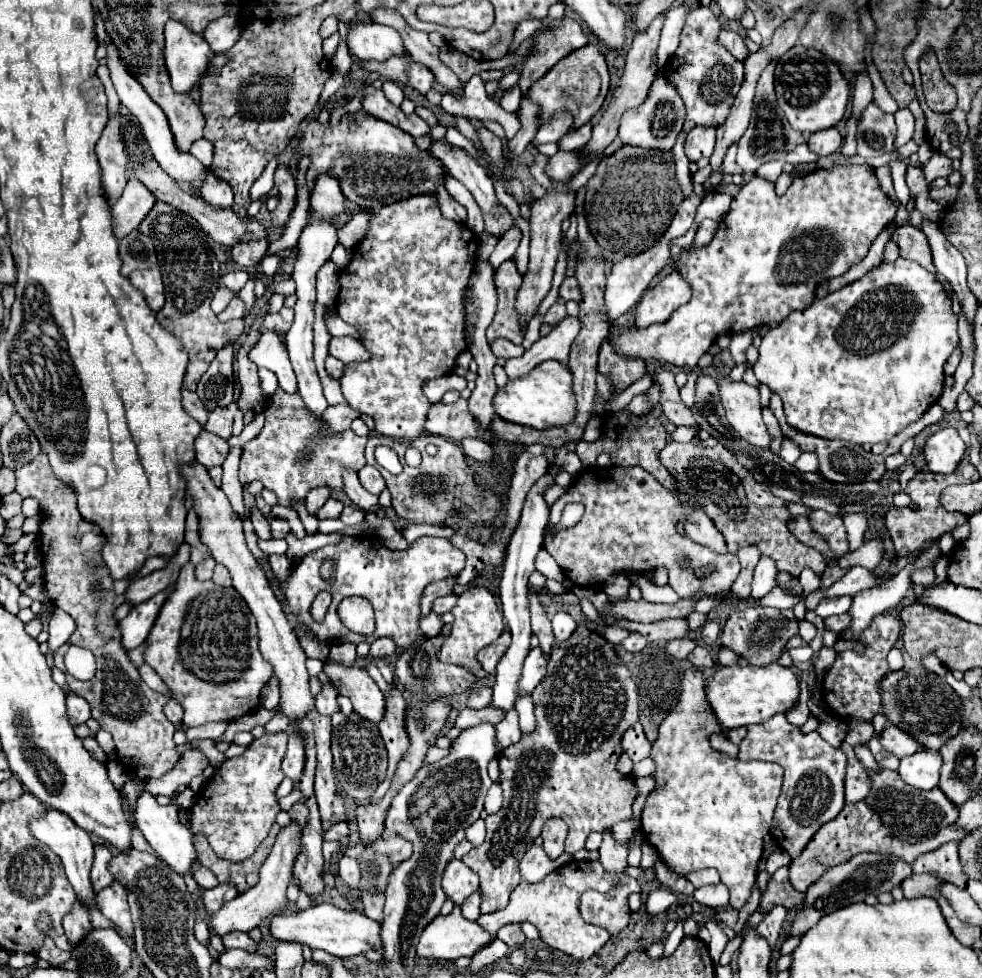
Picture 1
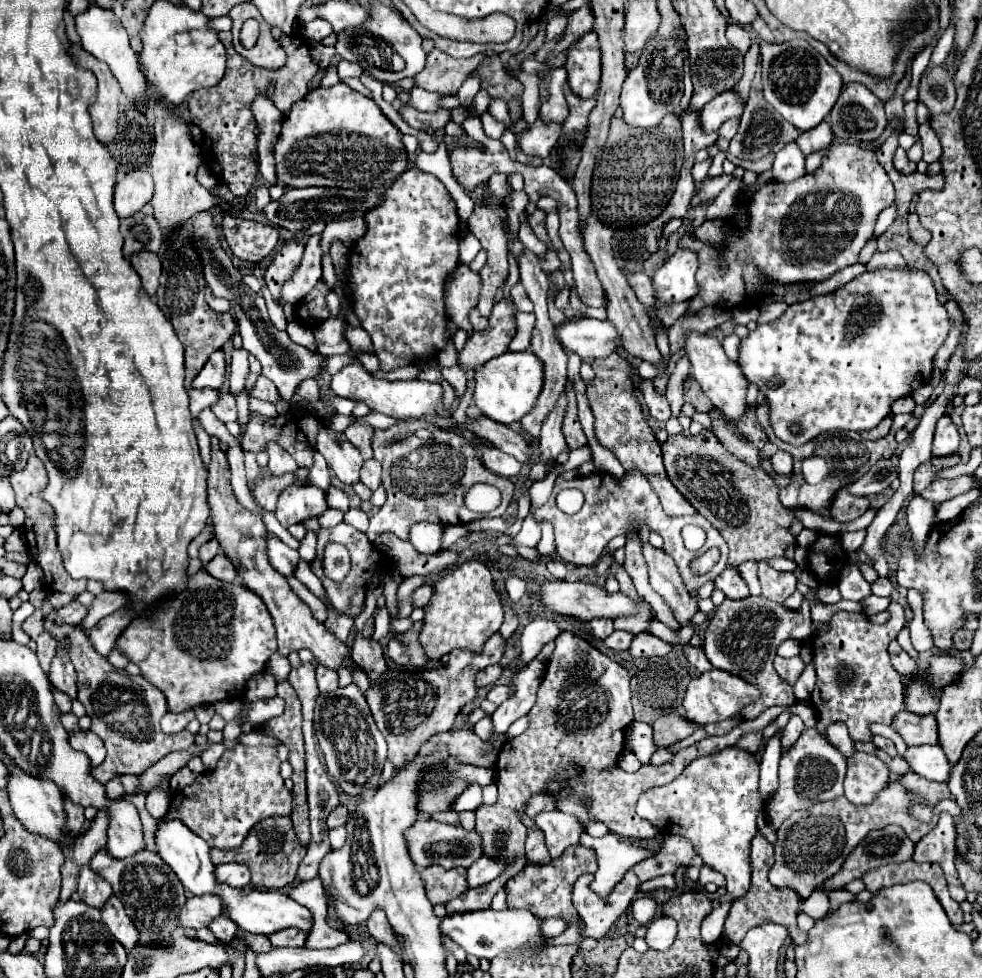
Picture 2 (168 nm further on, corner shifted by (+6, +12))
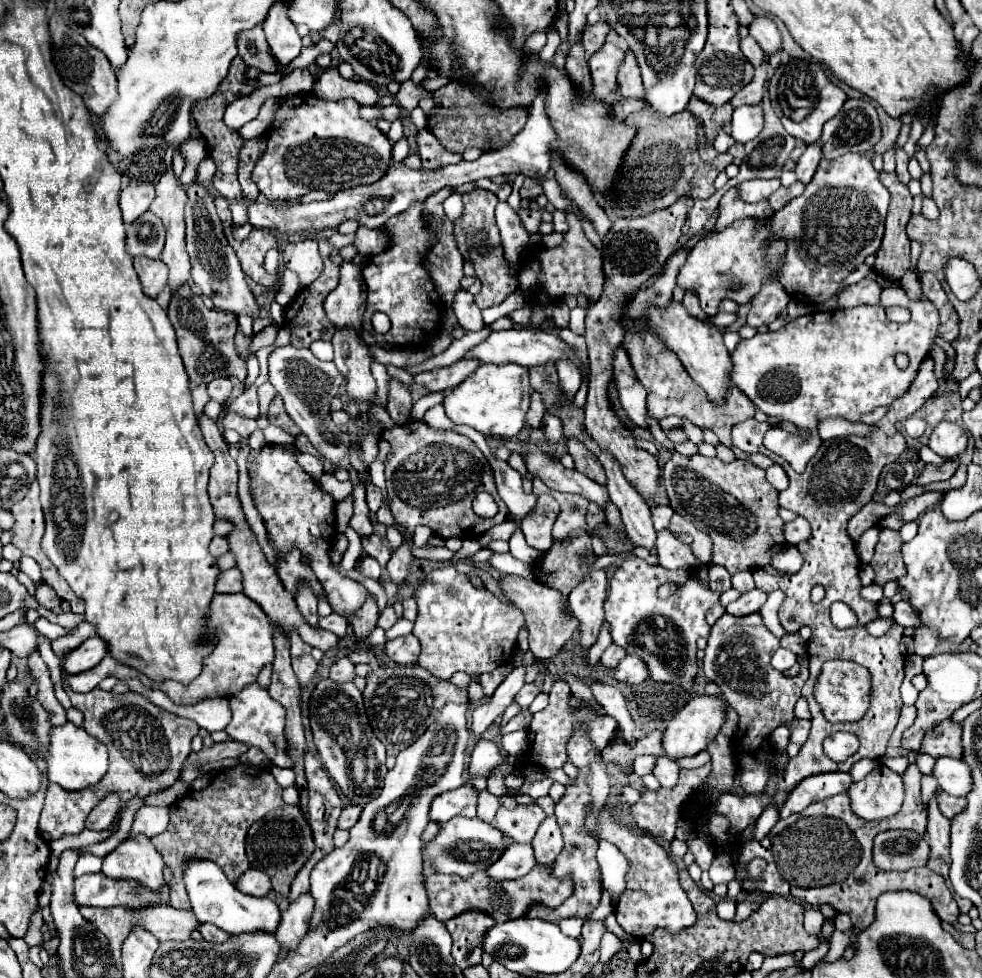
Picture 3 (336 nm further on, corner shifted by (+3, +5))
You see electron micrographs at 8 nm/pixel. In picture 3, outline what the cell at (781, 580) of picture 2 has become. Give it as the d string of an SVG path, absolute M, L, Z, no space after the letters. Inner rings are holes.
M927 357L923 363L921 363L921 369L913 381L913 385L909 387L909 393L905 393L905 397L897 399L891 407L889 407L889 413L881 419L881 425L875 427L875 431L869 435L869 437L855 437L855 435L849 435L849 437L843 437L843 439L831 439L831 441L825 441L817 455L809 461L807 465L807 471L803 475L797 475L789 463L785 463L779 455L771 453L769 449L763 447L763 435L771 428L768 422L757 421L757 419L747 419L743 423L737 423L733 427L733 445L739 447L741 451L747 451L747 453L765 453L767 457L771 457L775 463L783 463L783 467L787 469L787 475L789 475L789 487L785 491L779 493L779 505L783 509L789 509L789 511L797 511L797 515L803 515L809 525L811 525L811 537L809 541L805 543L799 543L797 549L799 553L803 555L805 563L803 567L793 573L793 575L771 575L764 569L755 569L752 572L755 585L759 589L763 589L765 593L769 591L775 591L775 589L781 589L787 599L781 603L779 607L779 621L781 625L785 627L785 631L795 631L797 629L797 623L799 627L801 625L809 625L811 627L811 641L807 643L807 653L809 653L809 663L811 663L811 675L807 679L807 683L803 685L803 697L809 701L809 709L811 709L811 721L813 721L813 727L811 727L811 735L807 739L807 743L801 747L799 755L795 759L789 761L785 773L783 773L783 779L779 779L777 783L775 781L769 781L767 783L767 797L759 797L759 795L749 795L745 799L739 799L739 797L733 797L731 793L723 793L719 795L719 799L713 803L713 809L717 809L717 813L725 813L725 817L729 817L729 821L733 821L733 833L741 835L741 831L753 823L755 819L759 819L759 815L763 813L763 809L769 805L769 801L775 797L775 803L777 807L783 805L789 789L793 789L793 785L797 785L797 781L813 775L813 773L821 773L821 771L849 771L851 765L863 757L871 757L871 759L879 759L885 755L885 749L887 749L887 743L891 739L891 733L899 721L899 713L901 713L901 707L903 707L903 701L901 701L901 695L899 695L899 687L903 683L903 663L905 663L905 657L899 653L899 641L903 637L903 627L901 625L893 625L883 637L871 637L863 625L871 619L877 617L875 613L875 605L869 603L869 601L861 601L859 597L859 557L855 553L855 543L853 539L847 535L847 521L865 505L871 501L873 493L875 493L875 487L877 487L877 479L883 471L883 467L887 463L893 463L899 459L899 455L907 449L907 441L905 437L901 435L901 431L895 429L895 421L901 421L905 417L911 417L929 397L935 395L939 387L939 381L935 379L933 375L933 359ZM815 585L823 585L825 587L825 597L821 603L813 603L809 599L809 591L815 587ZM833 601L843 601L847 603L859 617L859 627L853 627L853 629L837 629L833 623L831 623L831 617L829 617L829 607ZM829 659L849 659L849 661L855 661L863 667L869 669L871 673L871 707L867 709L865 717L855 721L853 723L845 722L833 724L829 723L821 711L821 707L817 705L815 701L815 683L817 683L817 677L821 673L821 667L825 661ZM837 731L846 731L855 733L861 747L855 755L851 755L847 761L843 763L835 763L833 759L829 759L823 751L823 739L831 733L837 733Z

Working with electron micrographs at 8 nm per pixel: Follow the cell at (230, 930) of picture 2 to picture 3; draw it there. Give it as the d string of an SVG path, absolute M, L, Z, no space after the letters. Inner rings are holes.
M209 923L201 925L201 935L209 943L225 943L225 941L229 941L229 933L225 933L223 929L217 929L215 925L209 925Z

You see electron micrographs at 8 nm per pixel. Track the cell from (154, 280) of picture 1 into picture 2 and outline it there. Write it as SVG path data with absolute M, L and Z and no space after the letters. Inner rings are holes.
M138 252L130 258L134 270L138 272L138 276L142 278L142 286L144 290L148 292L148 296L154 296L156 294L156 288L158 288L158 278L162 274L162 260L158 258L158 254L152 254L152 252Z

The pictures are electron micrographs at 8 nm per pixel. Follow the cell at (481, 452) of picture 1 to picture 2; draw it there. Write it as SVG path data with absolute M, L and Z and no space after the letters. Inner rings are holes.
M478 442L478 450L482 454L482 462L488 470L492 470L494 474L502 476L502 478L512 478L520 474L522 464L516 458L510 458L510 454L498 450L498 448L486 448Z

